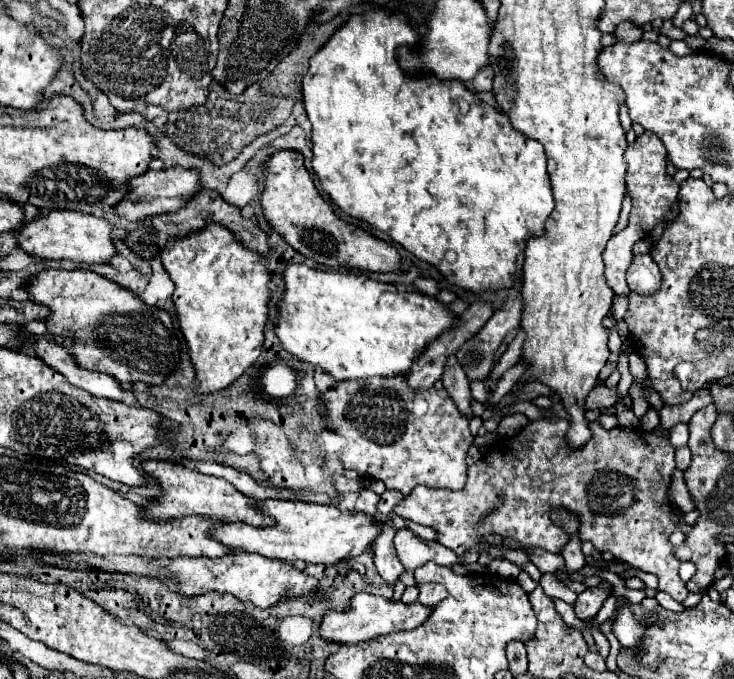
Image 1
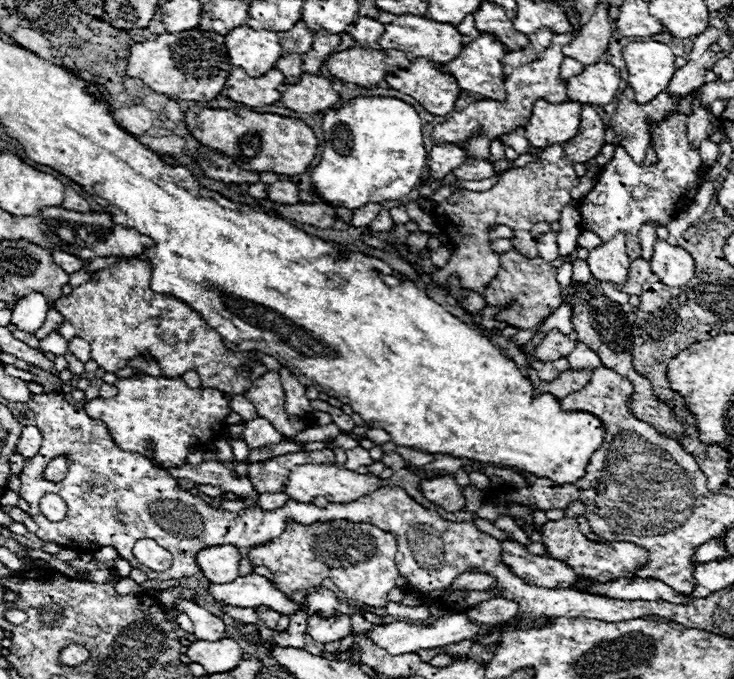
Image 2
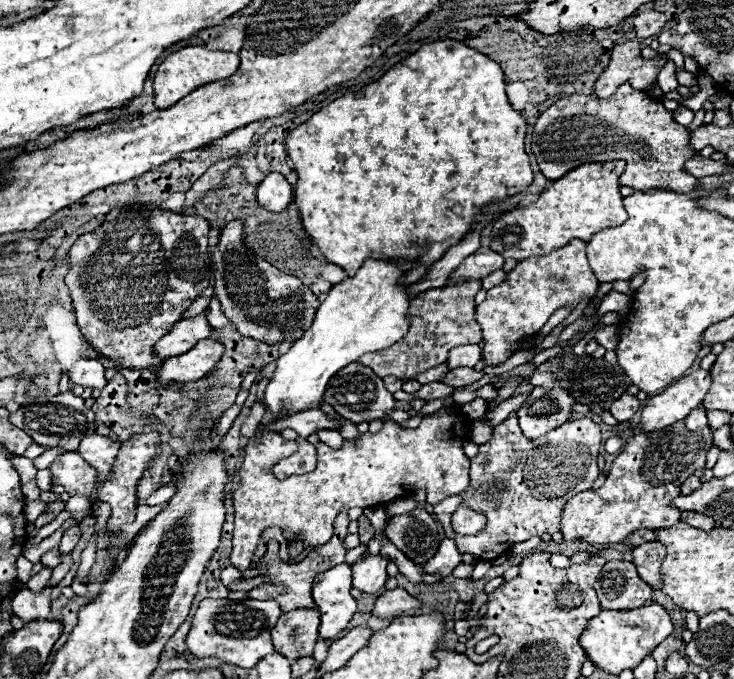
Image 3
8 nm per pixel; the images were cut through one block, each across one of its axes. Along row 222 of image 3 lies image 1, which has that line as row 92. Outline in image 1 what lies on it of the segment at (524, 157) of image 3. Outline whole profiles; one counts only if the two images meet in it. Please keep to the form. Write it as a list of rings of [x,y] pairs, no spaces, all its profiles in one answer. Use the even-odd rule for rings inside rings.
[[[374,10],[372,14],[364,16],[352,16],[340,32],[336,32],[322,50],[318,50],[312,60],[310,68],[302,80],[304,90],[304,106],[308,120],[312,122],[312,150],[314,150],[314,172],[320,178],[322,188],[330,194],[332,202],[348,216],[368,222],[372,228],[386,232],[396,244],[404,246],[408,252],[412,252],[418,260],[424,260],[432,264],[450,284],[472,292],[496,292],[496,290],[510,290],[516,284],[516,278],[522,274],[522,260],[526,250],[526,240],[530,236],[542,236],[544,234],[544,222],[554,210],[554,198],[552,188],[546,172],[546,154],[544,148],[520,132],[516,132],[508,120],[496,120],[496,110],[488,104],[480,102],[472,90],[466,88],[460,80],[438,80],[434,76],[408,76],[398,66],[396,50],[400,46],[416,46],[420,42],[418,32],[412,30],[408,20],[404,20],[404,14],[386,14],[384,10]]]

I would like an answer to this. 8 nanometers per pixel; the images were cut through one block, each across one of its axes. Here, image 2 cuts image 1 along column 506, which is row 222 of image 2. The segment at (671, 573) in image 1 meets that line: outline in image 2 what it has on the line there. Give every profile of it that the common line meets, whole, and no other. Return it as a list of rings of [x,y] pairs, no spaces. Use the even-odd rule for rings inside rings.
[[[562,146],[546,148],[540,154],[542,154],[542,160],[530,162],[524,168],[506,170],[490,190],[484,190],[484,192],[456,190],[446,200],[436,204],[432,214],[456,246],[452,250],[448,264],[438,270],[438,280],[434,280],[436,284],[444,284],[446,276],[458,274],[464,288],[482,292],[486,284],[490,284],[490,280],[500,270],[498,254],[492,250],[492,242],[490,242],[490,228],[498,224],[504,224],[514,230],[514,238],[510,238],[510,242],[520,254],[528,258],[538,256],[536,240],[532,238],[530,228],[536,222],[558,220],[562,208],[572,202],[570,190],[578,184],[574,164],[570,160],[564,160]]]

